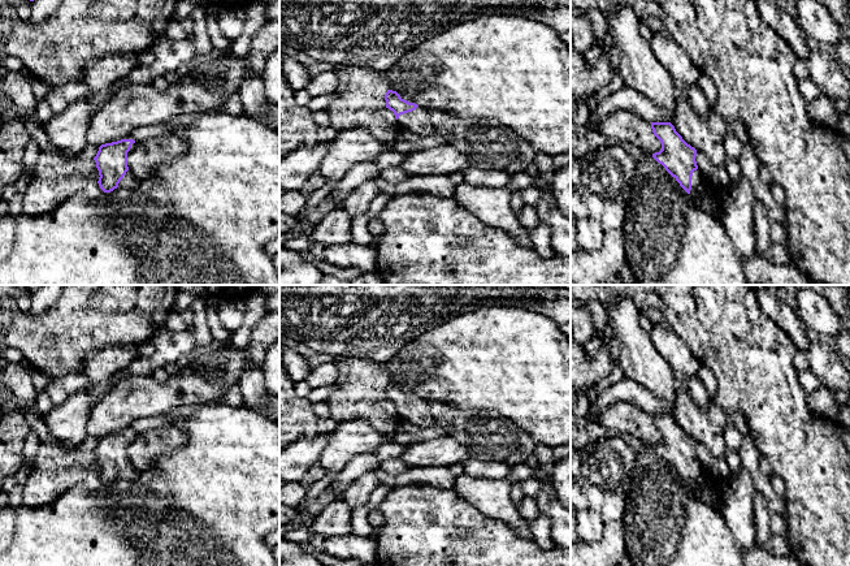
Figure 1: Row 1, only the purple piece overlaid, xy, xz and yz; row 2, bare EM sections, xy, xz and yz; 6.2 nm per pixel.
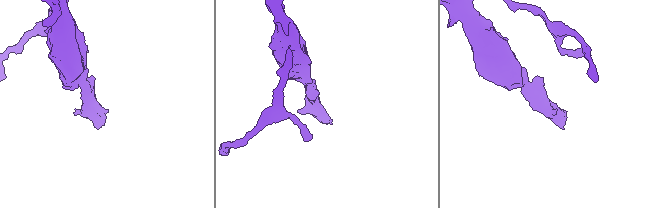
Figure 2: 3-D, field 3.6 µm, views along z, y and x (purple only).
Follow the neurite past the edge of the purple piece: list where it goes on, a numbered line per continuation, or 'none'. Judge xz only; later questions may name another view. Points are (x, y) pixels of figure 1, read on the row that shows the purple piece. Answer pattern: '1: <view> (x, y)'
1: xz (417, 121)

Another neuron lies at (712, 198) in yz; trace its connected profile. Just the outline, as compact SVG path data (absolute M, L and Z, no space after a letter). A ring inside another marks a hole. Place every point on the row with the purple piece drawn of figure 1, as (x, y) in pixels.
M706 178L702 181L702 193L697 198L698 204L712 216L721 220L724 202L727 198L727 189L719 187L708 182Z

